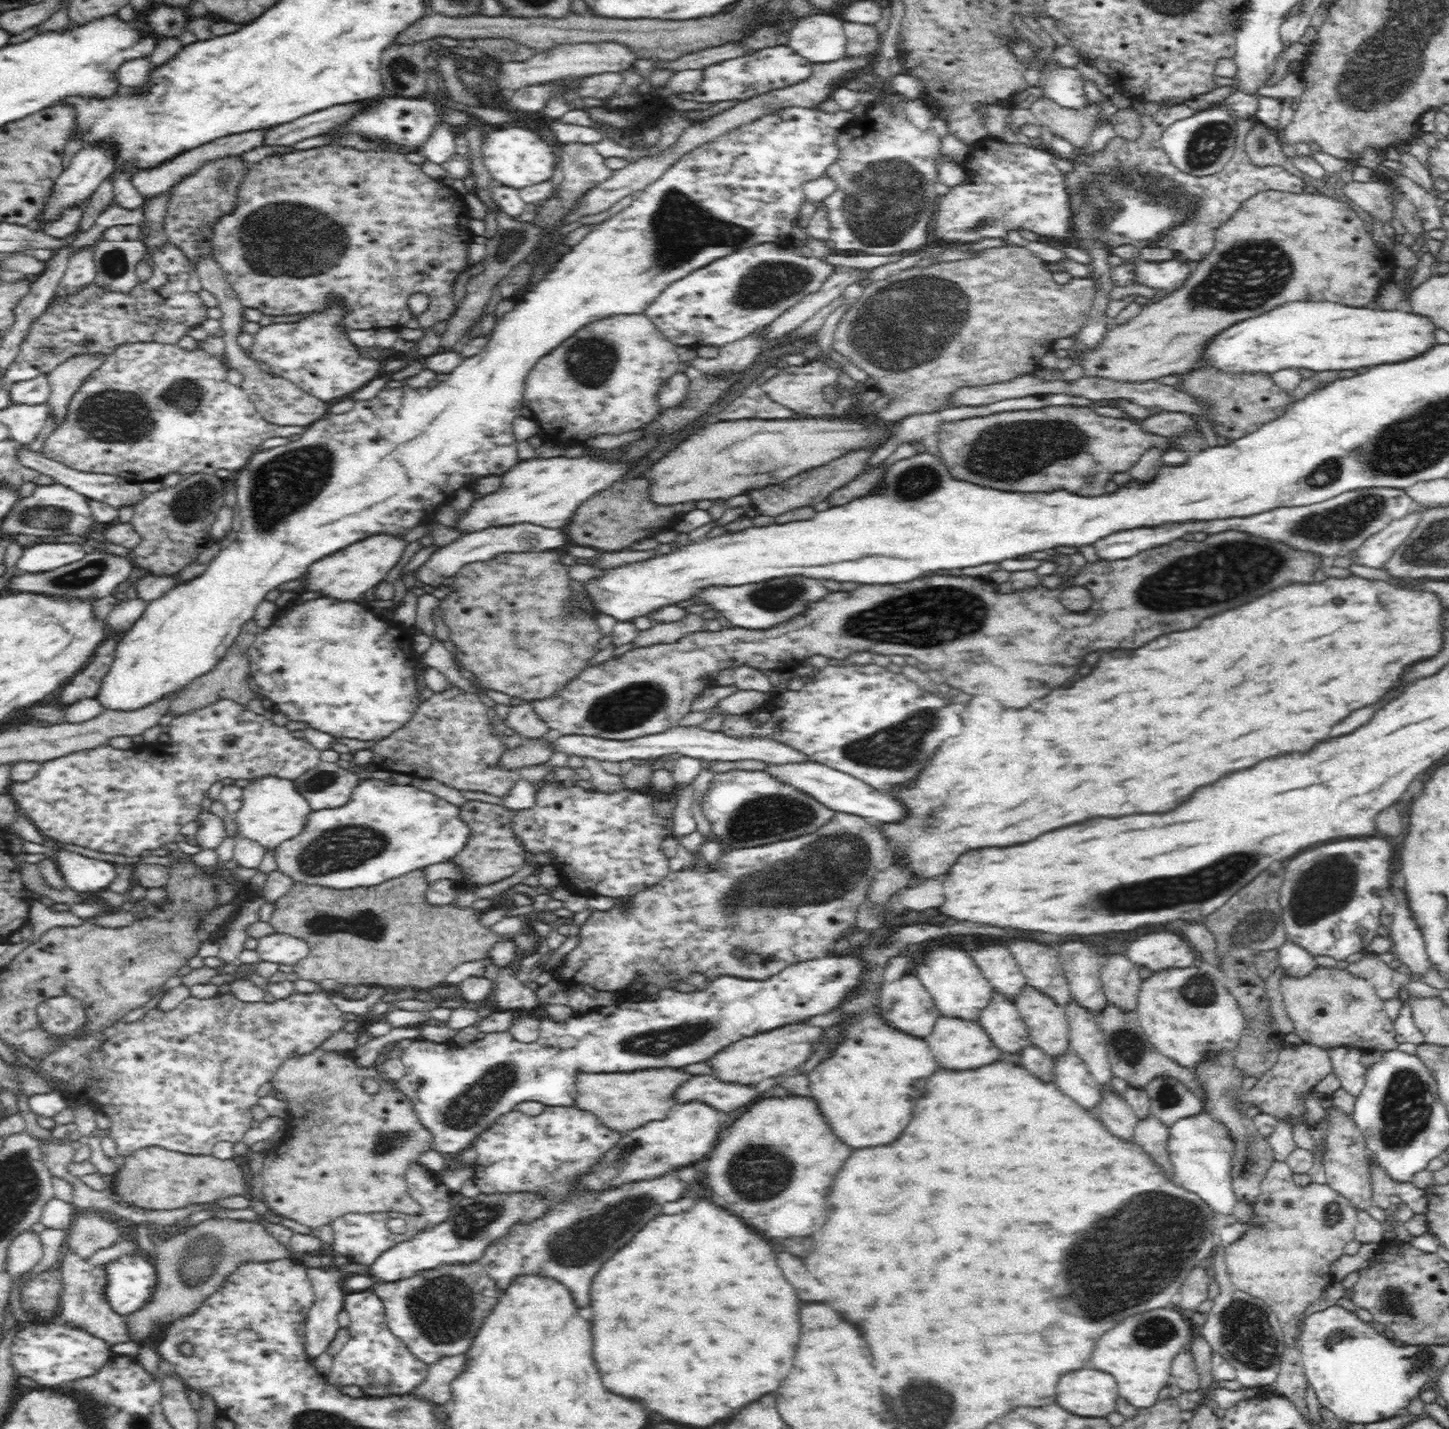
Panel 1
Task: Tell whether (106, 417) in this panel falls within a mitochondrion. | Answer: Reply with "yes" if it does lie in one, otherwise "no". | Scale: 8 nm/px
yes

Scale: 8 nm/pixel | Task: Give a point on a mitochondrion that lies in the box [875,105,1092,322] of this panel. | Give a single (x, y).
(987, 222)

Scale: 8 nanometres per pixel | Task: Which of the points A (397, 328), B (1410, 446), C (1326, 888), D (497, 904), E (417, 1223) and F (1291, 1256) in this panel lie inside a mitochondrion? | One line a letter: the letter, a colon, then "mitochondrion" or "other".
A: other
B: mitochondrion
C: mitochondrion
D: other
E: other
F: other

